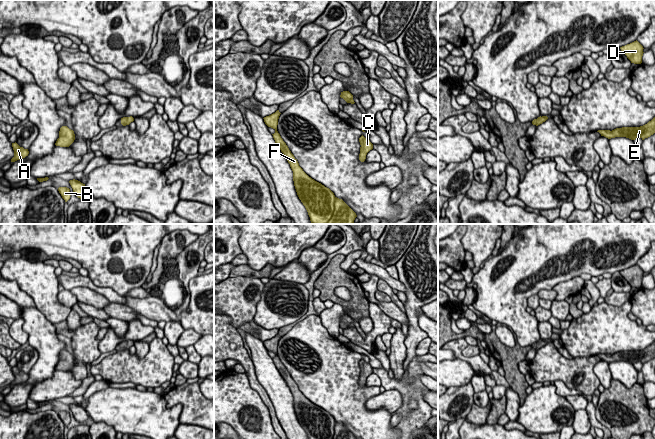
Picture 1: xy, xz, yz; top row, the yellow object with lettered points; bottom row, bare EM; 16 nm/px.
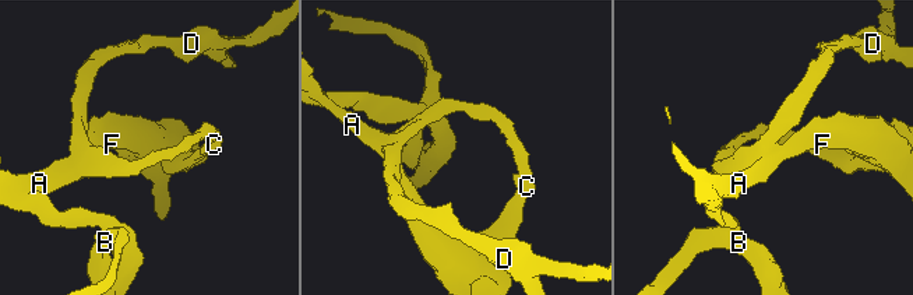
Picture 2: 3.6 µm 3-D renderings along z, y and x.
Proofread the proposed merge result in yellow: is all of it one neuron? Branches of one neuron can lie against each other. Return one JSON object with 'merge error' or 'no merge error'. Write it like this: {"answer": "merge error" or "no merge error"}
{"answer": "no merge error"}

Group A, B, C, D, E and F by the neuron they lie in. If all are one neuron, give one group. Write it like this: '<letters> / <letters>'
A B C D E F

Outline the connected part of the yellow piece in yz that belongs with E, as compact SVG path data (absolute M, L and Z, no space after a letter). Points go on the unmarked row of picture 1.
M655 341L647 348L640 351L622 351L616 352L612 355L598 354L597 356L599 356L601 360L604 360L608 363L615 361L626 361L631 364L635 364L636 362L641 362L644 364L655 357Z

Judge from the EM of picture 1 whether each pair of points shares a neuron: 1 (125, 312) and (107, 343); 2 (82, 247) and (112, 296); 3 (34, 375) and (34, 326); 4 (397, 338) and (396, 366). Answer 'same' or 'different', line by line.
1: different
2: different
3: same
4: same

